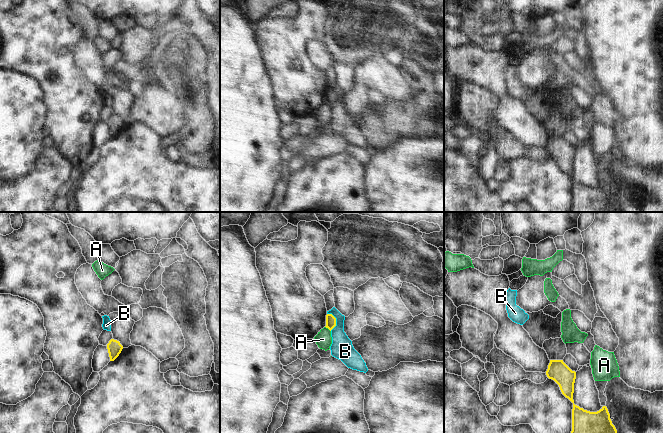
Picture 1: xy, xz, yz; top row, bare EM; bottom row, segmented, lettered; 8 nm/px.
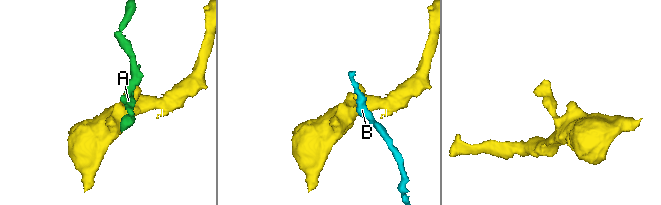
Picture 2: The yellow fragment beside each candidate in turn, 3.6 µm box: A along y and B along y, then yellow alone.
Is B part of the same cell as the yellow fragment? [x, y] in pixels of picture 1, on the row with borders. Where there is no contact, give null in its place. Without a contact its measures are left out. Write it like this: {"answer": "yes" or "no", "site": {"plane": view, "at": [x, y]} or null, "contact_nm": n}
{"answer": "no", "site": {"plane": "xz", "at": [335, 320]}, "contact_nm": 150}

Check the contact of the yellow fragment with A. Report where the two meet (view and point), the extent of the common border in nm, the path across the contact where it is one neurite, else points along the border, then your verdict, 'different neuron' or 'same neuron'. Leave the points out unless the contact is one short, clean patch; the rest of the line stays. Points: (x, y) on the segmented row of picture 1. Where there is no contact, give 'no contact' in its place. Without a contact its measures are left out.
meets yellow in xz at (328, 328); contact 60 nm long; border along xz (325, 326), (330, 331); different neuron

